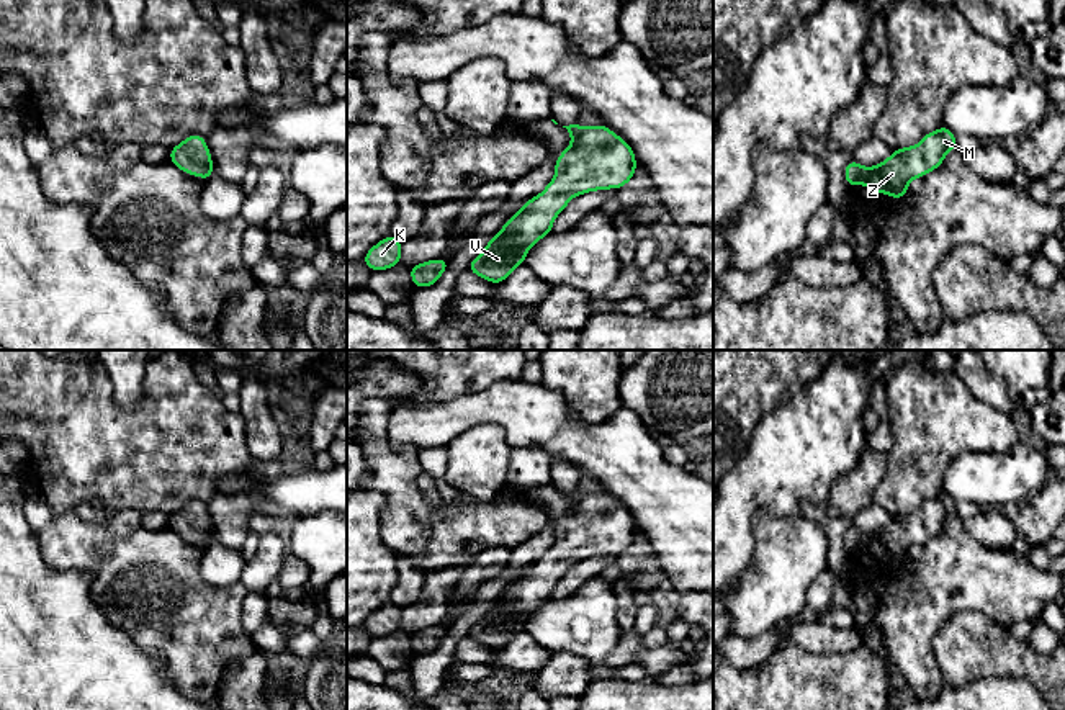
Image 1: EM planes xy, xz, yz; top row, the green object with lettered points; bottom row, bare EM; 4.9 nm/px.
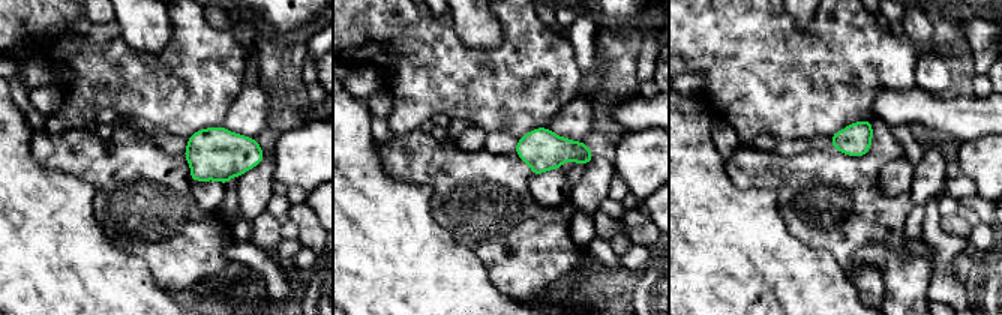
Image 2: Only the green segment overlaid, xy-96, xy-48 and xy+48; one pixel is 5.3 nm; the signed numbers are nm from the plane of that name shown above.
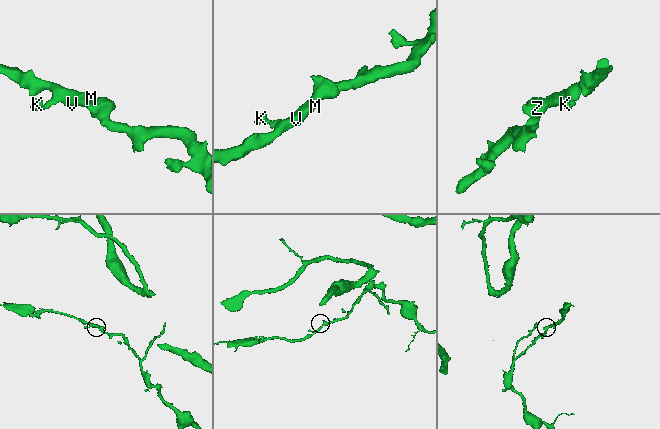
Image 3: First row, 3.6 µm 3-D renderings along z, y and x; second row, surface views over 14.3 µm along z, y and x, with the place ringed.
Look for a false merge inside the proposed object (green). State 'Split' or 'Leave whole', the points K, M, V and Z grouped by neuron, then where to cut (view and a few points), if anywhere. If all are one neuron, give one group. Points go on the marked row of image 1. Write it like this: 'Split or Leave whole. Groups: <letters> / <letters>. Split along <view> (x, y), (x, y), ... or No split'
Leave whole. Groups: K M V Z. No split

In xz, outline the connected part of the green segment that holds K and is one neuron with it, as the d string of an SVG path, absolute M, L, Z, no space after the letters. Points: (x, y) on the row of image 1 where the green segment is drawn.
M388 236L375 244L362 260L371 272L388 270L401 263L401 245L402 242L399 239Z

